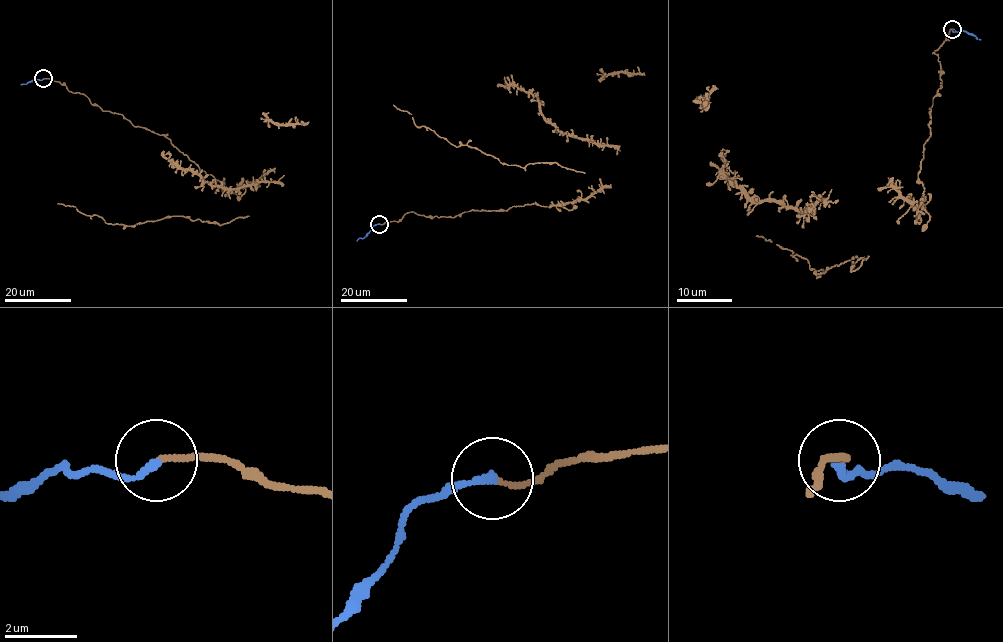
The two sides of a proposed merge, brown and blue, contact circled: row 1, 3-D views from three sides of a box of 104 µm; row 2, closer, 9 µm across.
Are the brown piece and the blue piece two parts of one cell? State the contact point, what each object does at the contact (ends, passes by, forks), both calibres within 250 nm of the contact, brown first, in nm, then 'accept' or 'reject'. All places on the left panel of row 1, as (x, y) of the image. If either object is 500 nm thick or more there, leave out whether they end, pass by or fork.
(43, 78) | brown ends | blue ends | 140/240 nm | reject

